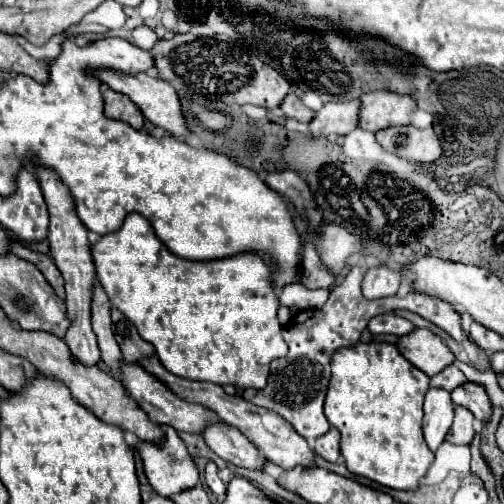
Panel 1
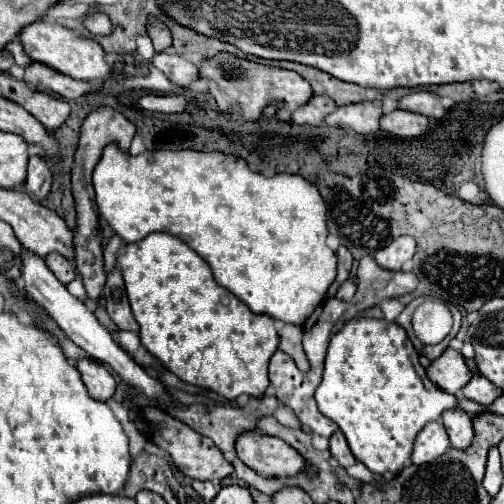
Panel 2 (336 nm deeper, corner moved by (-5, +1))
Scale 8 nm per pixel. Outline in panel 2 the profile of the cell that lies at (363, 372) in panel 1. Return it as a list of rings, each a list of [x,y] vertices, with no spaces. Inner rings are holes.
[[[353,319],[329,343],[323,381],[315,391],[317,407],[325,417],[339,425],[355,459],[373,473],[397,475],[397,471],[401,471],[401,467],[411,459],[417,433],[429,421],[437,421],[443,411],[459,407],[459,399],[455,395],[441,391],[425,379],[421,373],[423,367],[417,365],[417,359],[419,355],[405,329],[383,319]]]

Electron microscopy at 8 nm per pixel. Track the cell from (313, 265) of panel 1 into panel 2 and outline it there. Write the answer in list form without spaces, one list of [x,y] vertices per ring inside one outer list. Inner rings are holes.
[[[341,245],[337,249],[337,277],[335,277],[335,283],[329,287],[327,291],[327,297],[335,297],[337,289],[341,287],[341,283],[345,283],[349,279],[349,271],[351,271],[351,265],[353,265],[353,257],[351,253]]]

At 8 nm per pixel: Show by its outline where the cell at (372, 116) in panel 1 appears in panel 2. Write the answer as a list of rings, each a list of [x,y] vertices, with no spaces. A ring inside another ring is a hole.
[[[429,91],[409,93],[397,101],[397,107],[419,113],[419,115],[427,115],[427,117],[443,117],[445,113],[445,109],[439,105],[439,97]]]

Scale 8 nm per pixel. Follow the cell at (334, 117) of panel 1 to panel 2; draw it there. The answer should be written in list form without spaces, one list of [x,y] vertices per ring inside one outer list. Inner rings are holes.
[[[365,101],[365,103],[353,103],[345,107],[337,107],[325,123],[329,127],[339,127],[349,133],[375,133],[379,131],[379,119],[381,119],[381,101]]]

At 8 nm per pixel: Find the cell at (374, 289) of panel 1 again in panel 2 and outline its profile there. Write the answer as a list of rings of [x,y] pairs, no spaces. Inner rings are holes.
[[[407,235],[393,239],[387,247],[375,253],[375,261],[379,267],[389,269],[389,271],[401,271],[403,263],[413,259],[415,255],[415,241]]]

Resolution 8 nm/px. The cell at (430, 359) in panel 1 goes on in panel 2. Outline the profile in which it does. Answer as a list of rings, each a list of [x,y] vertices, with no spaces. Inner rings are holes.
[[[447,347],[441,357],[431,361],[427,367],[427,377],[447,393],[457,393],[465,383],[469,383],[471,375],[473,373],[465,365],[463,355],[453,347]]]

